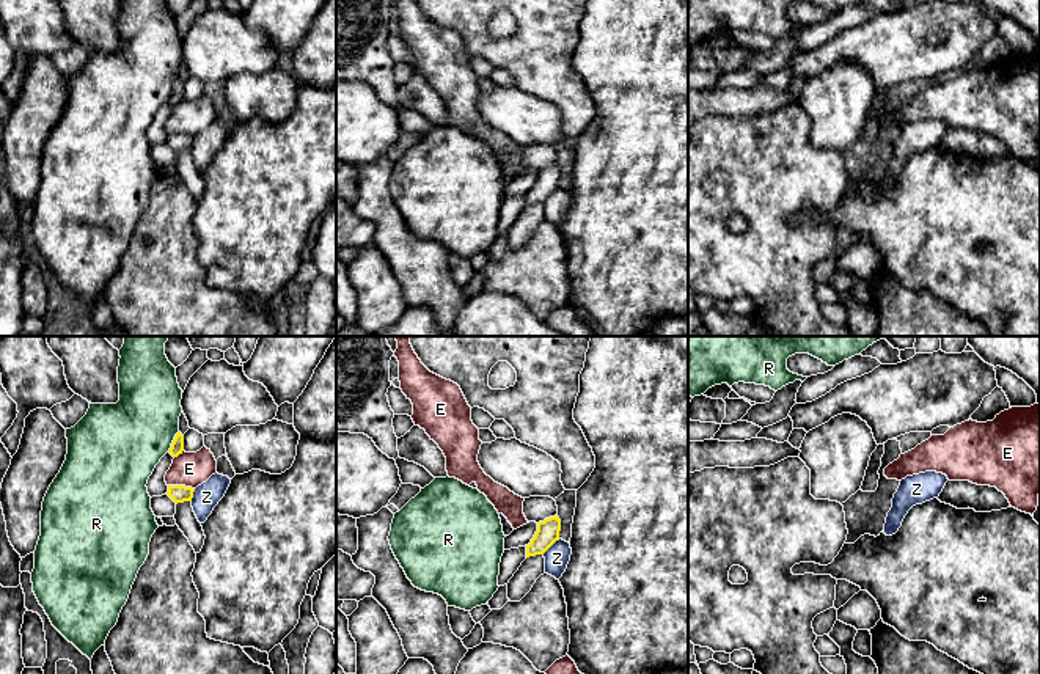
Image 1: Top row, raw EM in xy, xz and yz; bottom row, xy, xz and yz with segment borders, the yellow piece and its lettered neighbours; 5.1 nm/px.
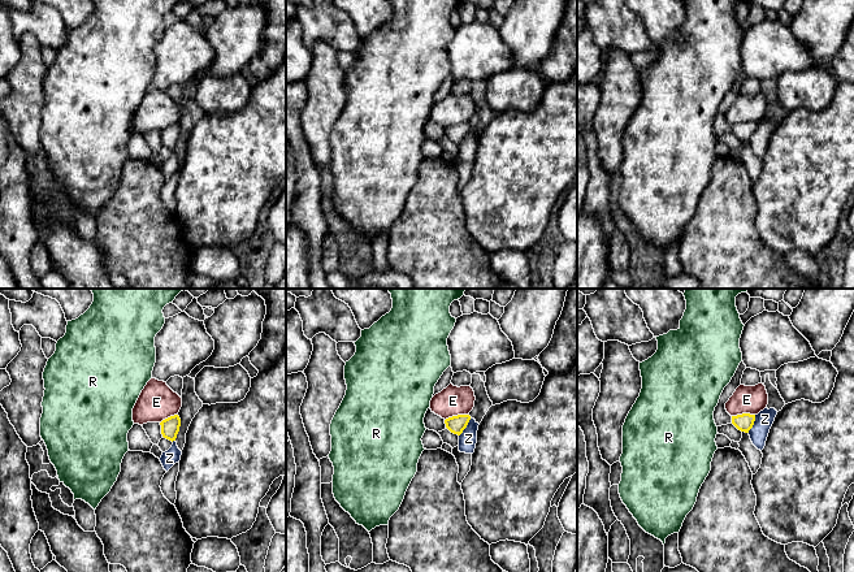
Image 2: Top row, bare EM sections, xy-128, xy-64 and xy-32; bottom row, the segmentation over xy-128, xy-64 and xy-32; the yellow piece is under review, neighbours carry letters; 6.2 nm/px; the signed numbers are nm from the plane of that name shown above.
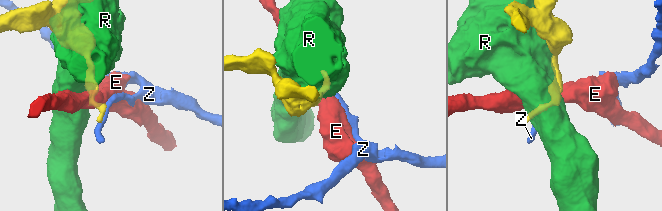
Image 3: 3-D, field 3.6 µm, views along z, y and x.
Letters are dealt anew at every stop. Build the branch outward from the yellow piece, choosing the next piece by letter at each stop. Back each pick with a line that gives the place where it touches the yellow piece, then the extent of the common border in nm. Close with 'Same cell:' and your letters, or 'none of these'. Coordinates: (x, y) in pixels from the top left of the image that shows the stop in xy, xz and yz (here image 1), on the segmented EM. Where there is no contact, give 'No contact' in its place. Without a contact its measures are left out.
Same cell: none of these

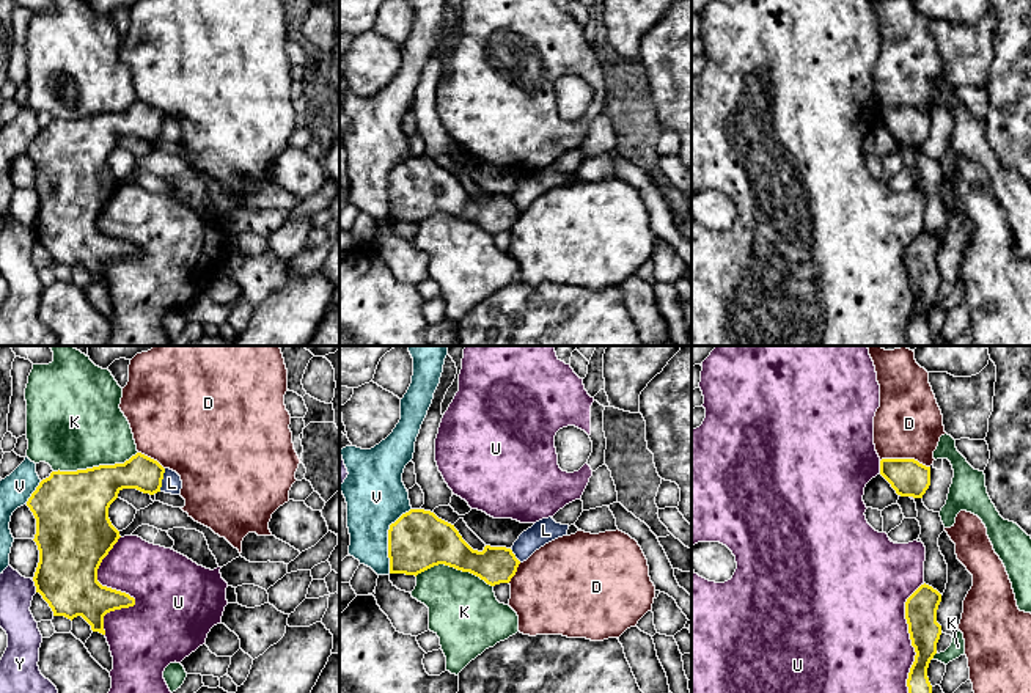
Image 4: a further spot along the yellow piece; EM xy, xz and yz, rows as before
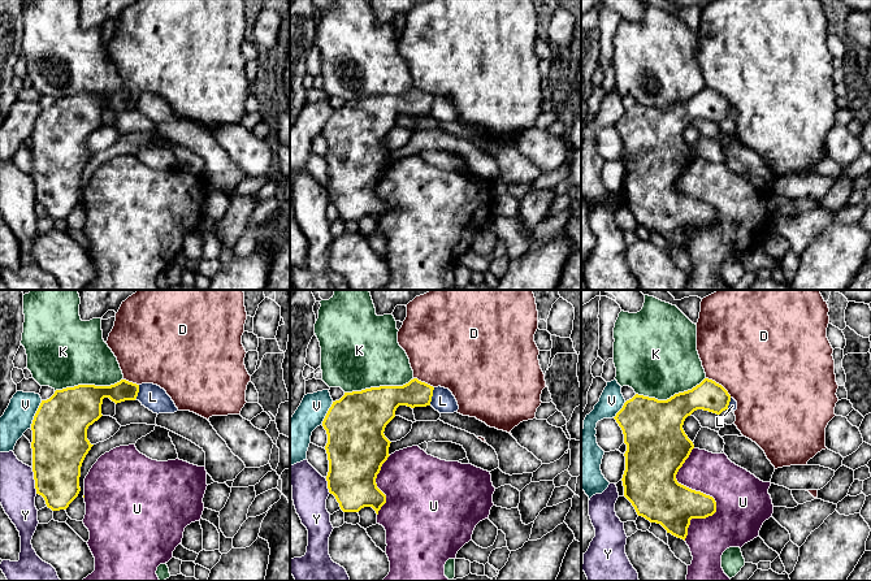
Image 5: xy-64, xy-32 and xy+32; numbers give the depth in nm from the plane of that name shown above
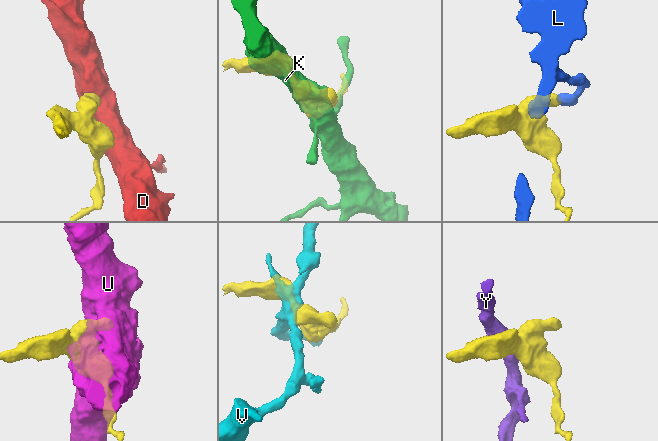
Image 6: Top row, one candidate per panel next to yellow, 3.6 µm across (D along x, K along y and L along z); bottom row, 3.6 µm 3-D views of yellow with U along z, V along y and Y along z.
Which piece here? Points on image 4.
Same cell: none of these

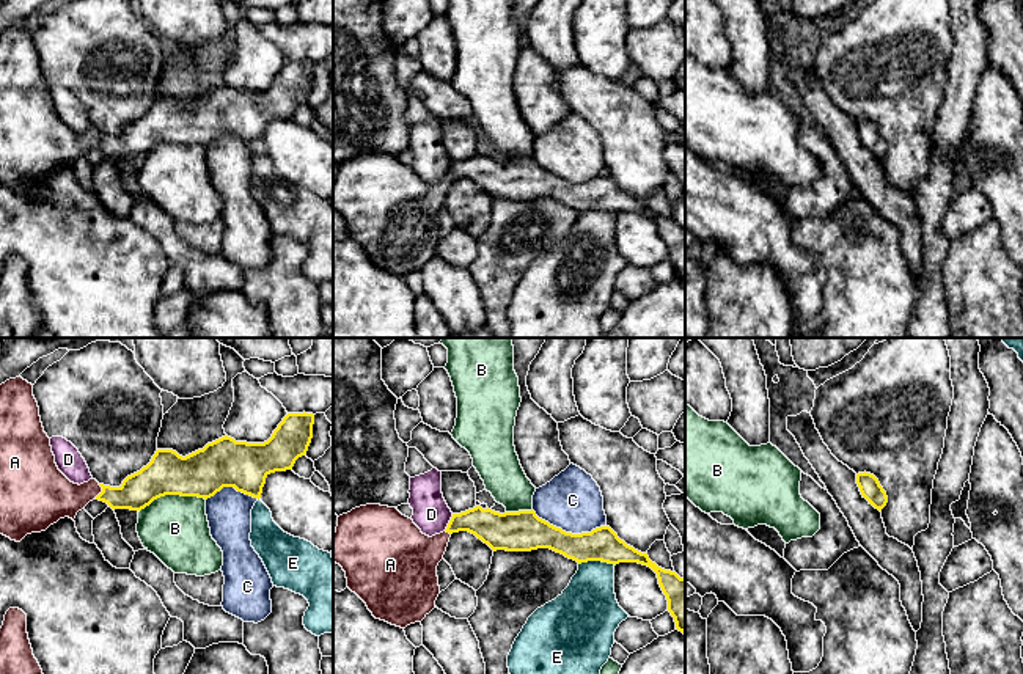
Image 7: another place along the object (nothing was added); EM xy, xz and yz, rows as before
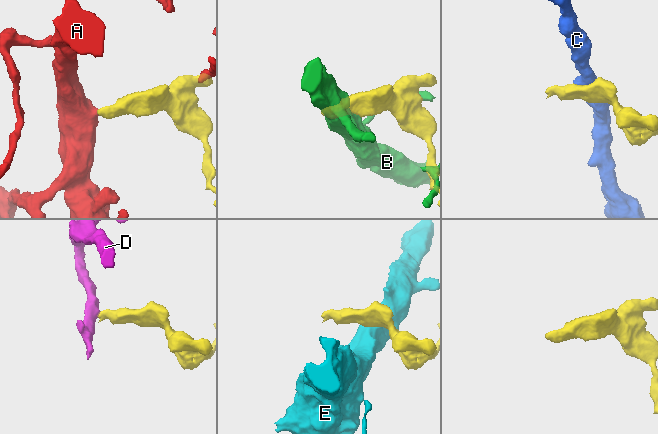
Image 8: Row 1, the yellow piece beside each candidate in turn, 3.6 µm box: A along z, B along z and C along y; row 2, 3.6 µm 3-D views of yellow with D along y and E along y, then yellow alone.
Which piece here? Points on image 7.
A: Touches yellow at xy (101, 492). Shared border 80 nm
Same cell: A

